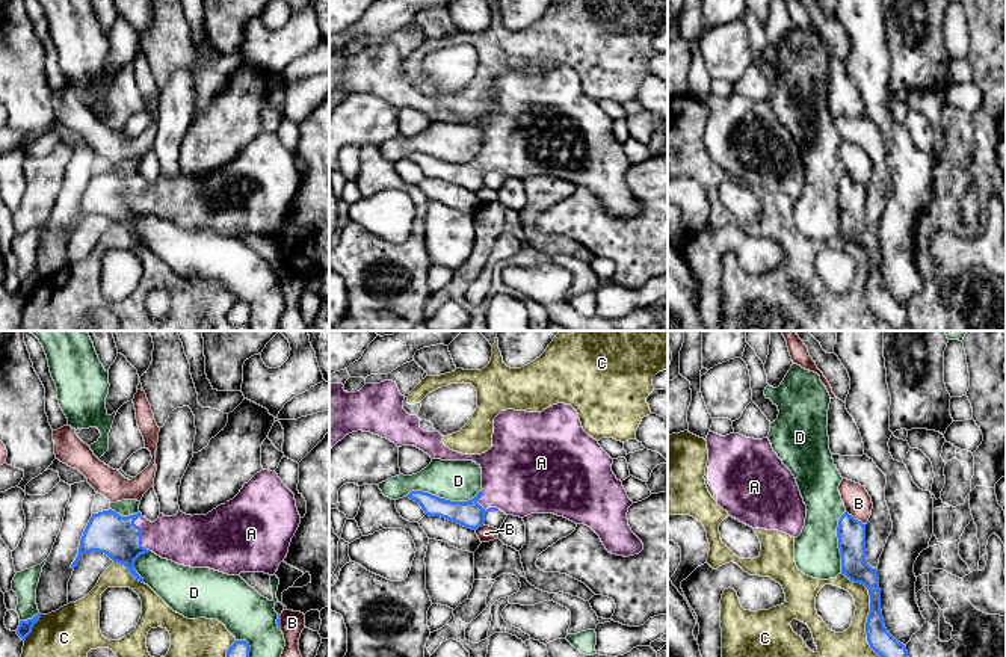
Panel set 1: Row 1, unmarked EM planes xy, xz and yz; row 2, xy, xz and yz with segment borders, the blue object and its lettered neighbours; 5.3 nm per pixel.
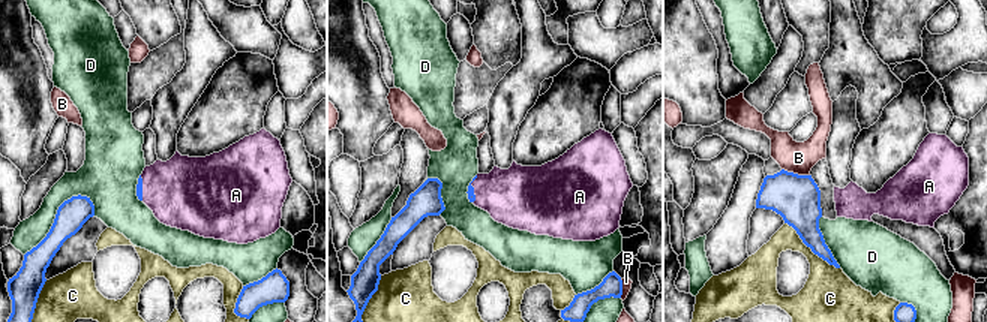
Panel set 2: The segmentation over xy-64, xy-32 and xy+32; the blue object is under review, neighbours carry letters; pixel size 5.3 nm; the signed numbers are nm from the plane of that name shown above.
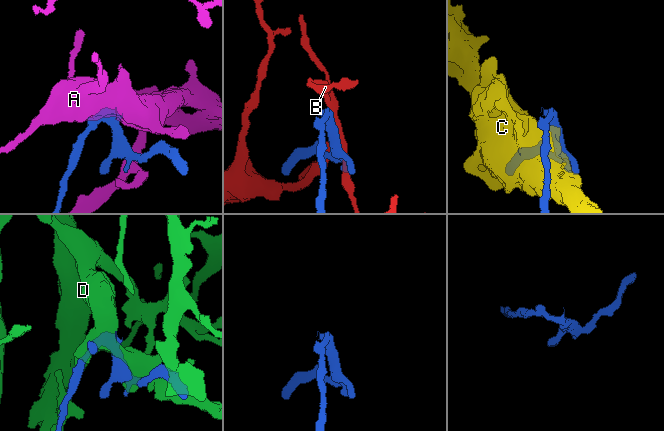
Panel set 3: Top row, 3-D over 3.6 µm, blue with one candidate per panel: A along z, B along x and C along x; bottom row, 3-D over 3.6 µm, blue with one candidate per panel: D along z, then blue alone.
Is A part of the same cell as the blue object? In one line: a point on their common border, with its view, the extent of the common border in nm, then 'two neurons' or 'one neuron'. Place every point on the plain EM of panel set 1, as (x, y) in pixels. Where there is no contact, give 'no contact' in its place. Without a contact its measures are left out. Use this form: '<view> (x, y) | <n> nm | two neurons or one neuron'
xy (141, 195) | 200 nm | one neuron

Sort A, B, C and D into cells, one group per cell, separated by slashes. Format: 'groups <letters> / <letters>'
groups A / B / C / D

